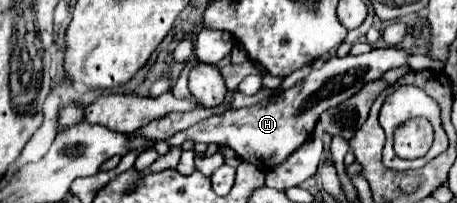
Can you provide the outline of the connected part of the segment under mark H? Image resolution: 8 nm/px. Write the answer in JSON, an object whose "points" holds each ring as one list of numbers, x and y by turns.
{"points":[[374,48,362,56,344,56,344,58,330,58,324,66,314,68,304,80,296,86,248,108,228,110,224,114,210,116,184,132,174,134,168,144,182,146,186,138,202,144,228,144,236,150,236,154,256,164,258,168,274,168,276,164,284,162,296,148,300,148,312,134,320,114,332,106,354,96,366,82,380,78,386,70,396,66,406,66,408,52,400,48]]}

